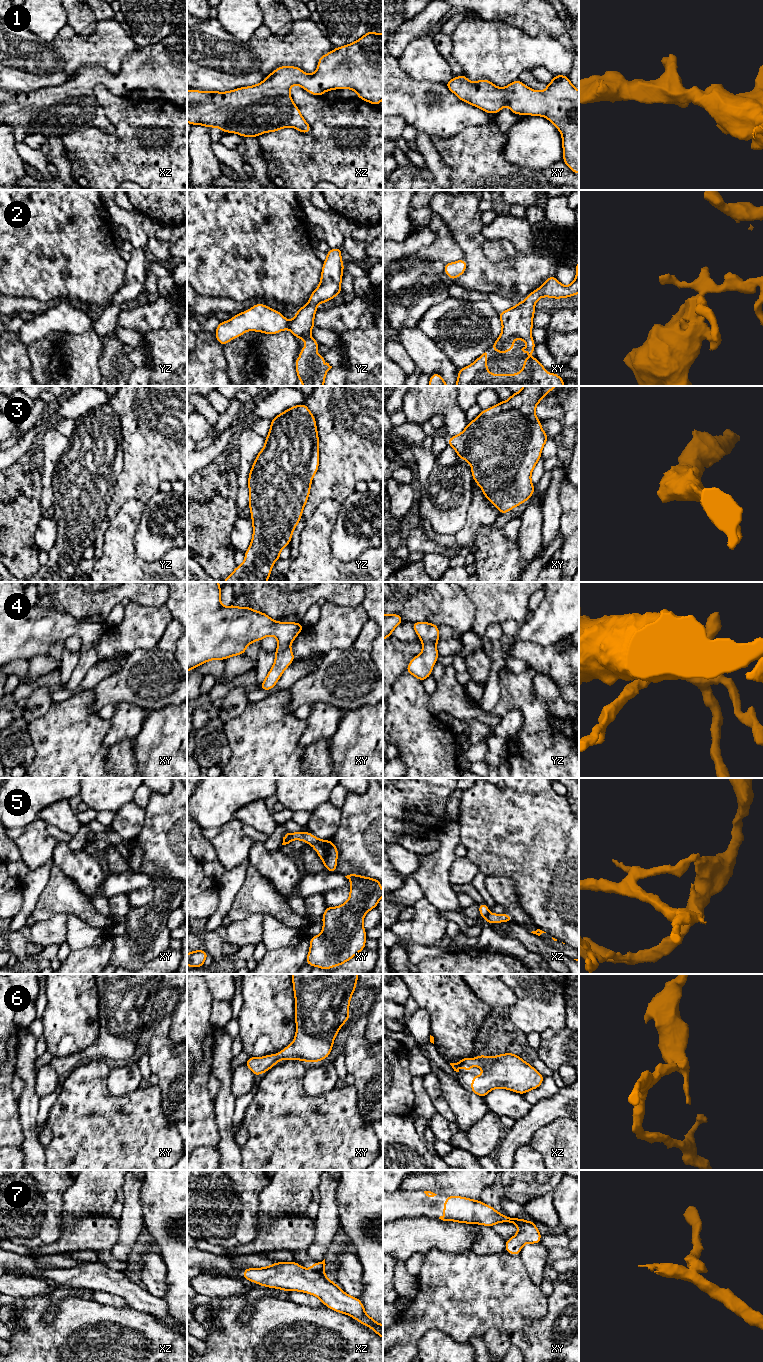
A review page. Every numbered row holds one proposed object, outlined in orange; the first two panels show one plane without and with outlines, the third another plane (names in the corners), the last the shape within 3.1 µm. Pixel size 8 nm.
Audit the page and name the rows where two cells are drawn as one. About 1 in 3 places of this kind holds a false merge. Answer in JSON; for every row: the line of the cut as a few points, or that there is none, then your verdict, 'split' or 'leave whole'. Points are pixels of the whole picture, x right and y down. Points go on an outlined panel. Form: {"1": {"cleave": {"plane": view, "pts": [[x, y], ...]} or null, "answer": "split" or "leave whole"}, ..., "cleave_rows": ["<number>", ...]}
{"1": {"cleave": null, "answer": "leave whole"}, "2": {"cleave": null, "answer": "leave whole"}, "3": {"cleave": null, "answer": "leave whole"}, "4": {"cleave": null, "answer": "leave whole"}, "5": {"cleave": {"plane": "xy", "pts": [[291, 833], [293, 839]]}, "answer": "split"}, "6": {"cleave": null, "answer": "leave whole"}, "7": {"cleave": {"plane": "xz", "pts": [[311, 1269], [324, 1274]]}, "answer": "split"}, "cleave_rows": ["5", "7"]}

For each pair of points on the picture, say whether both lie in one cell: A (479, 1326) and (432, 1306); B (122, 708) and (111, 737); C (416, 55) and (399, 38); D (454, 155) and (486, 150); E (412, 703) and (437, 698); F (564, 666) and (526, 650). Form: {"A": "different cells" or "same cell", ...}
{"A": "same cell", "B": "same cell", "C": "different cells", "D": "same cell", "E": "different cells", "F": "same cell"}

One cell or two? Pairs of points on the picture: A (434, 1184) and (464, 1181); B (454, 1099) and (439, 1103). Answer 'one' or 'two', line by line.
A: one
B: two

